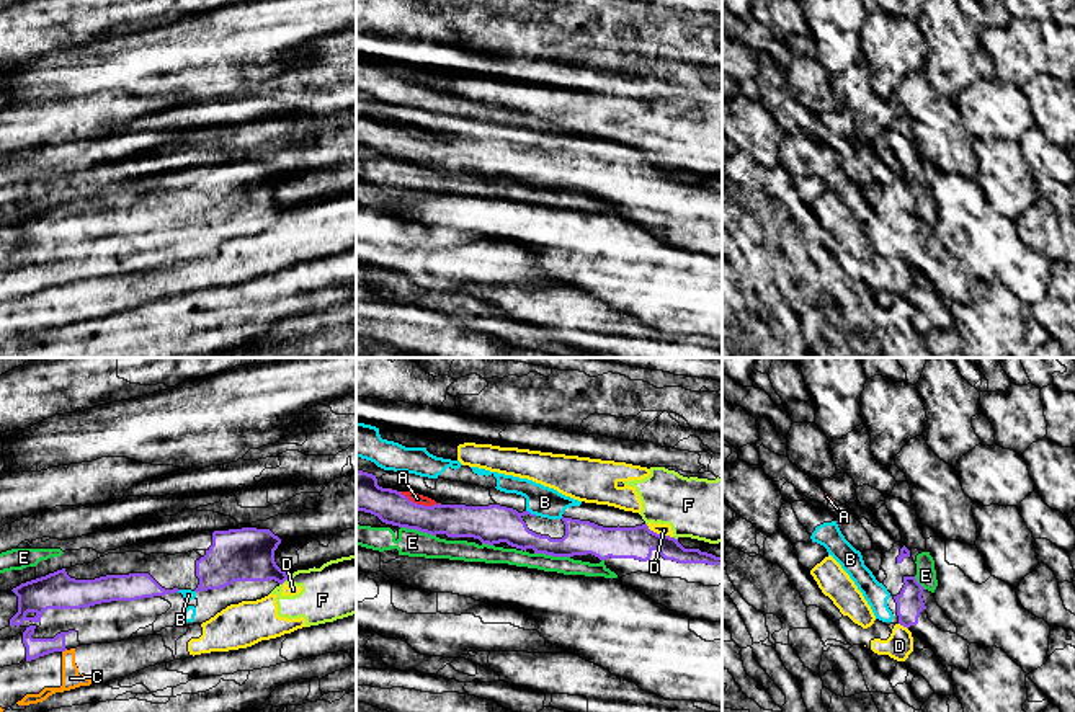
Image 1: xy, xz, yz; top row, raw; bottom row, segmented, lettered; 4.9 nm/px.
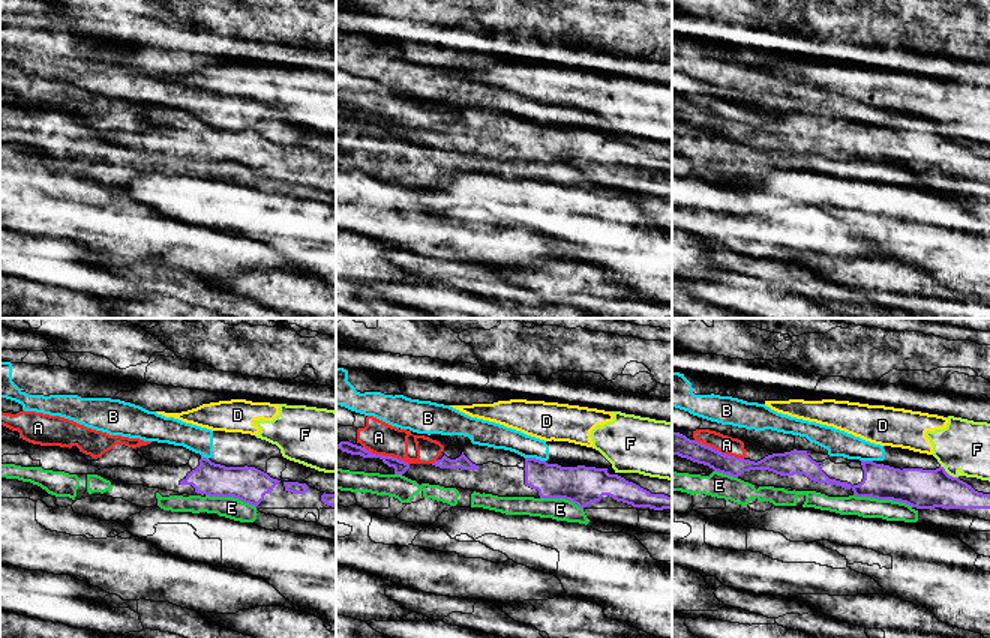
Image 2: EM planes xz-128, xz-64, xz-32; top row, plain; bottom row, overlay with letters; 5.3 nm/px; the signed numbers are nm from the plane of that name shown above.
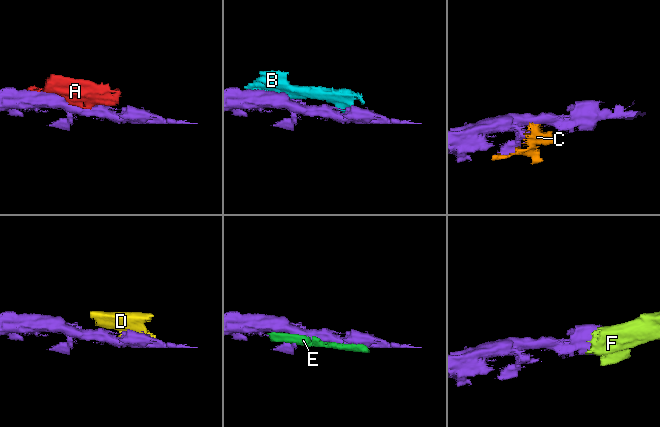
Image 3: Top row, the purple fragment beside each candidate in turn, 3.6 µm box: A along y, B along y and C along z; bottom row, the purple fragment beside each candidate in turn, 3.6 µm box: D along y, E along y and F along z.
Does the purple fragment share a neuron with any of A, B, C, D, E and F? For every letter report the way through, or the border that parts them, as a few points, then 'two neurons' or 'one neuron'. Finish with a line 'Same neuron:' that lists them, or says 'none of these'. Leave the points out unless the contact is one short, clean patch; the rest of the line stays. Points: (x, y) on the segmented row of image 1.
A: border xz (399, 492), (417, 503), (438, 503); two neurons
B: two neurons
C: border xy (66, 649), (62, 652); two neurons
D: two neurons
E: border xz (401, 526), (435, 536); two neurons
F: border xy (289, 577), (280, 585); two neurons
Same neuron: none of these

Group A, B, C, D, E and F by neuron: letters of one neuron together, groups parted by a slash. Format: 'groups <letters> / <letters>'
groups A / B / C D F / E

